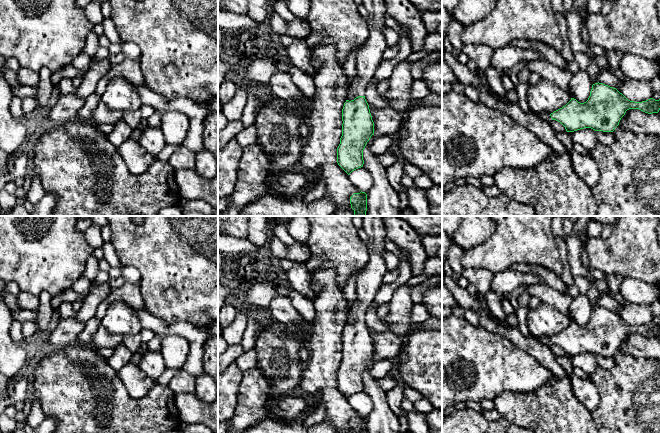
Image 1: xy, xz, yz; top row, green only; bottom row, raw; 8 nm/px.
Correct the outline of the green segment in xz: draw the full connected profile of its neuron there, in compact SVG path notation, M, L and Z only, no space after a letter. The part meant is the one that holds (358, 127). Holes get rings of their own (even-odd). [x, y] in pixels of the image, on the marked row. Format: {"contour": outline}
{"contour": "M363 0L364 7L369 13L368 29L369 37L356 56L356 76L357 79L349 83L346 94L346 102L342 109L342 136L337 148L337 163L349 175L352 171L363 167L363 150L374 135L374 122L370 113L369 105L365 99L365 89L382 62L382 55L388 48L383 27L387 25L388 16L384 0Z"}

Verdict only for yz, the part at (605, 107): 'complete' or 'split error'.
split error

